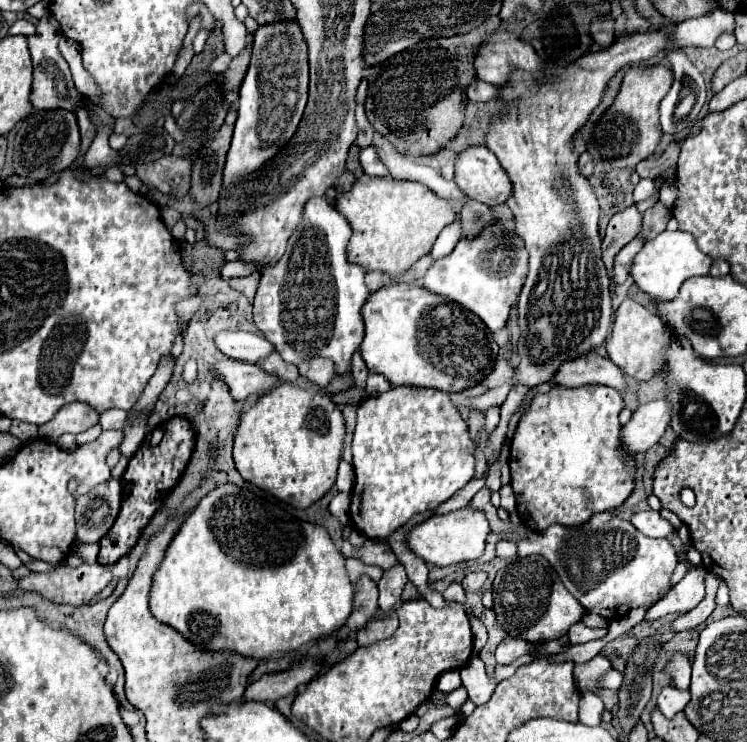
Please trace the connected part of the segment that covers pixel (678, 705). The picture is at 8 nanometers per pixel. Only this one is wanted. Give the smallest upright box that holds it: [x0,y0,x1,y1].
[657,685,689,719]

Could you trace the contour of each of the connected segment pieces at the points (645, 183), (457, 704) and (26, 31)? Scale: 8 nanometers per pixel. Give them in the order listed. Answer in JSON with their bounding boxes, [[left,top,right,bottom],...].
[[635,179,657,201],[446,685,469,713],[9,19,35,35]]

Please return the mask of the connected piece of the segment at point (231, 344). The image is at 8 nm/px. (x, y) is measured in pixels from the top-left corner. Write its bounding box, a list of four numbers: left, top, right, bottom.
[215,331,275,363]

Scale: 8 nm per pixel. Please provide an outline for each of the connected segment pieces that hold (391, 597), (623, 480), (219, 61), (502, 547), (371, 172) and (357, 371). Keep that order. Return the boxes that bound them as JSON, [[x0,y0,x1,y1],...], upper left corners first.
[[377,563,407,613],[509,385,635,531],[208,53,232,73],[497,541,517,559],[359,147,387,177],[351,351,369,389]]

